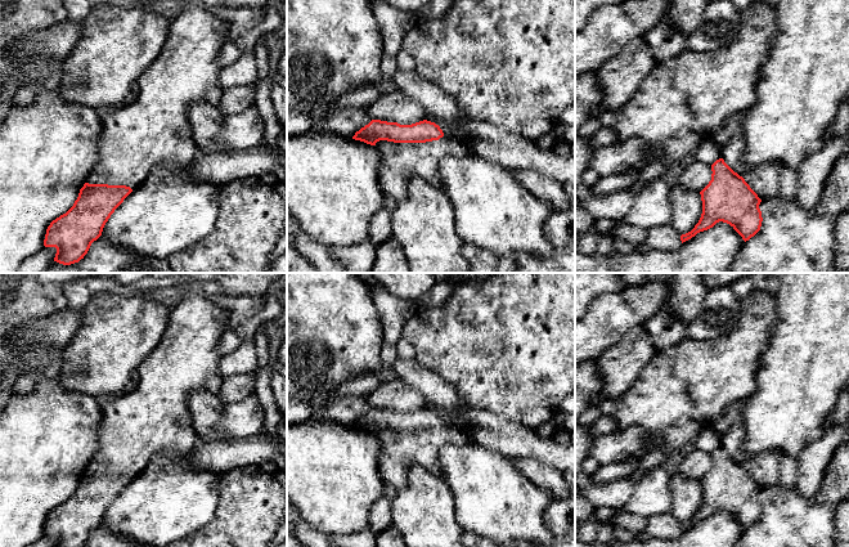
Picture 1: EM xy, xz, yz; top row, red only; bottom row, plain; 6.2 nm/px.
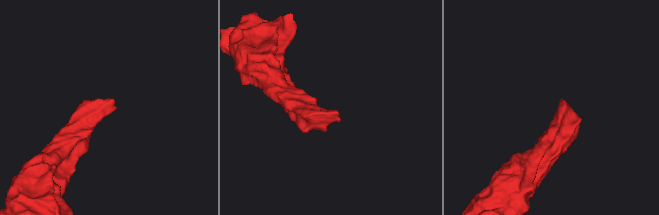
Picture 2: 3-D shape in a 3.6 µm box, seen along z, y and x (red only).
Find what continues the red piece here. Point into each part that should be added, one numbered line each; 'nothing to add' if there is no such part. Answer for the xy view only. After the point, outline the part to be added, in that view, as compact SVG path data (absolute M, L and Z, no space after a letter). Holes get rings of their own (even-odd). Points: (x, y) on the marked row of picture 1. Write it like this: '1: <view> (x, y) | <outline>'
1: xy (155, 129) | M183 0L184 10L171 21L166 42L156 60L136 80L139 91L131 103L114 108L103 118L103 131L99 139L99 160L90 171L86 183L126 185L135 189L161 165L188 166L198 153L189 124L189 108L198 100L206 100L206 91L219 86L221 67L217 57L229 40L230 23L216 17L202 0Z

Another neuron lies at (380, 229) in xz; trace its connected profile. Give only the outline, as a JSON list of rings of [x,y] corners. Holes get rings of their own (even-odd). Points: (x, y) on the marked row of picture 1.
[[[388,210],[378,211],[369,224],[369,241],[379,246],[392,237],[391,212]]]

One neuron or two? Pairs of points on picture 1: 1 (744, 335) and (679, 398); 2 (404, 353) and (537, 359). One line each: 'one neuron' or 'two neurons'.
1: one neuron
2: two neurons

